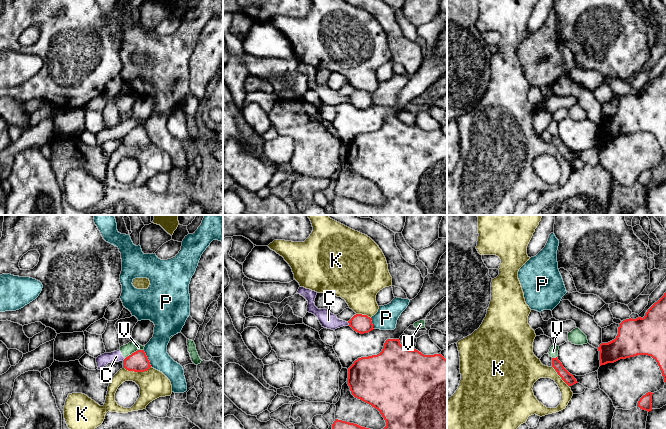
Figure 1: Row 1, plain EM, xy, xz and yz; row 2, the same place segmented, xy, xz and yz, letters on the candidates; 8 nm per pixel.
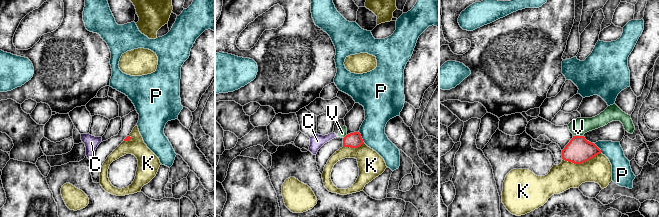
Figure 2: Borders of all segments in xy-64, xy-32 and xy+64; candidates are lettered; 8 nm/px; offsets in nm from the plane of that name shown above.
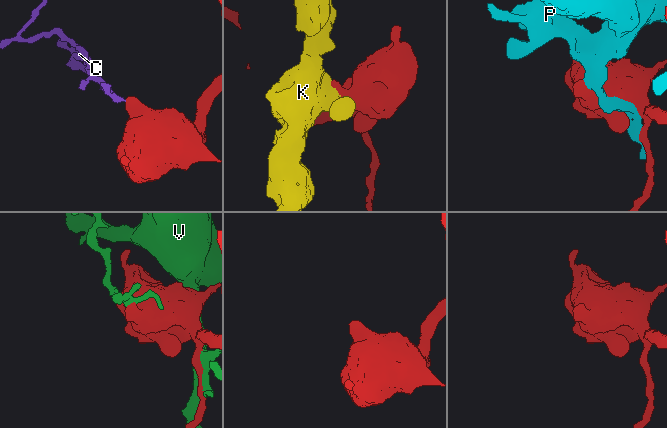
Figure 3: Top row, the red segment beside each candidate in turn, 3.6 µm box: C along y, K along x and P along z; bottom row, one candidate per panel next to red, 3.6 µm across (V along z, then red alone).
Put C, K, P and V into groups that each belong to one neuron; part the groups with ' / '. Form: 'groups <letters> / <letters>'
groups C V / K / P

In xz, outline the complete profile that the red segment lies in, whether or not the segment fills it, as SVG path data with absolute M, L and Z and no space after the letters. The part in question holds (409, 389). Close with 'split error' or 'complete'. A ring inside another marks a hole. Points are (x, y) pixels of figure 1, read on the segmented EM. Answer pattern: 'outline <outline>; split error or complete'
outline M387 339L377 355L358 358L348 368L351 394L377 409L386 422L383 429L447 429L447 359L440 353L424 355L404 348L399 339Z; complete

